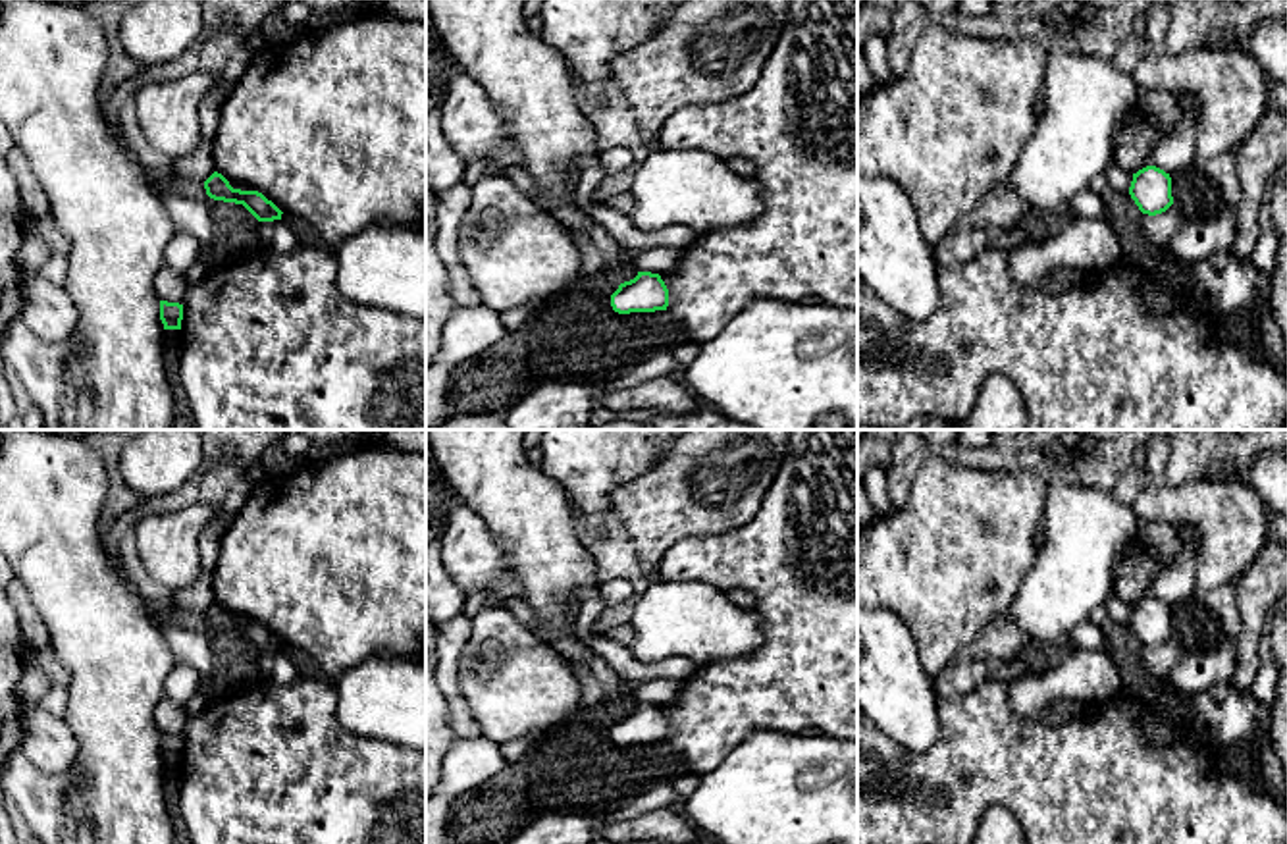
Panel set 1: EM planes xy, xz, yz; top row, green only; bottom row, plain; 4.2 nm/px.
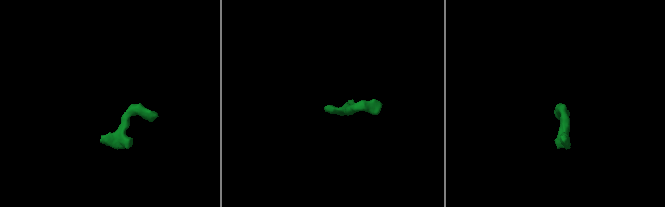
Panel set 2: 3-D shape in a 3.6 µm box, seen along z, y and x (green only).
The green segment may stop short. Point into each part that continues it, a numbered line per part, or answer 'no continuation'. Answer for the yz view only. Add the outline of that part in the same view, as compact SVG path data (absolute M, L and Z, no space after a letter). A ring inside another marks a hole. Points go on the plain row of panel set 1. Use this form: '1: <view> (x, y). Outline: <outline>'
no continuation

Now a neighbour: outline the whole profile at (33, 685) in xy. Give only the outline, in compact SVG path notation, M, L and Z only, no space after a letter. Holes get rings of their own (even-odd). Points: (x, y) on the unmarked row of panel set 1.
M23 659L23 671L15 684L15 696L23 711L40 707L50 692L50 678L31 661Z

